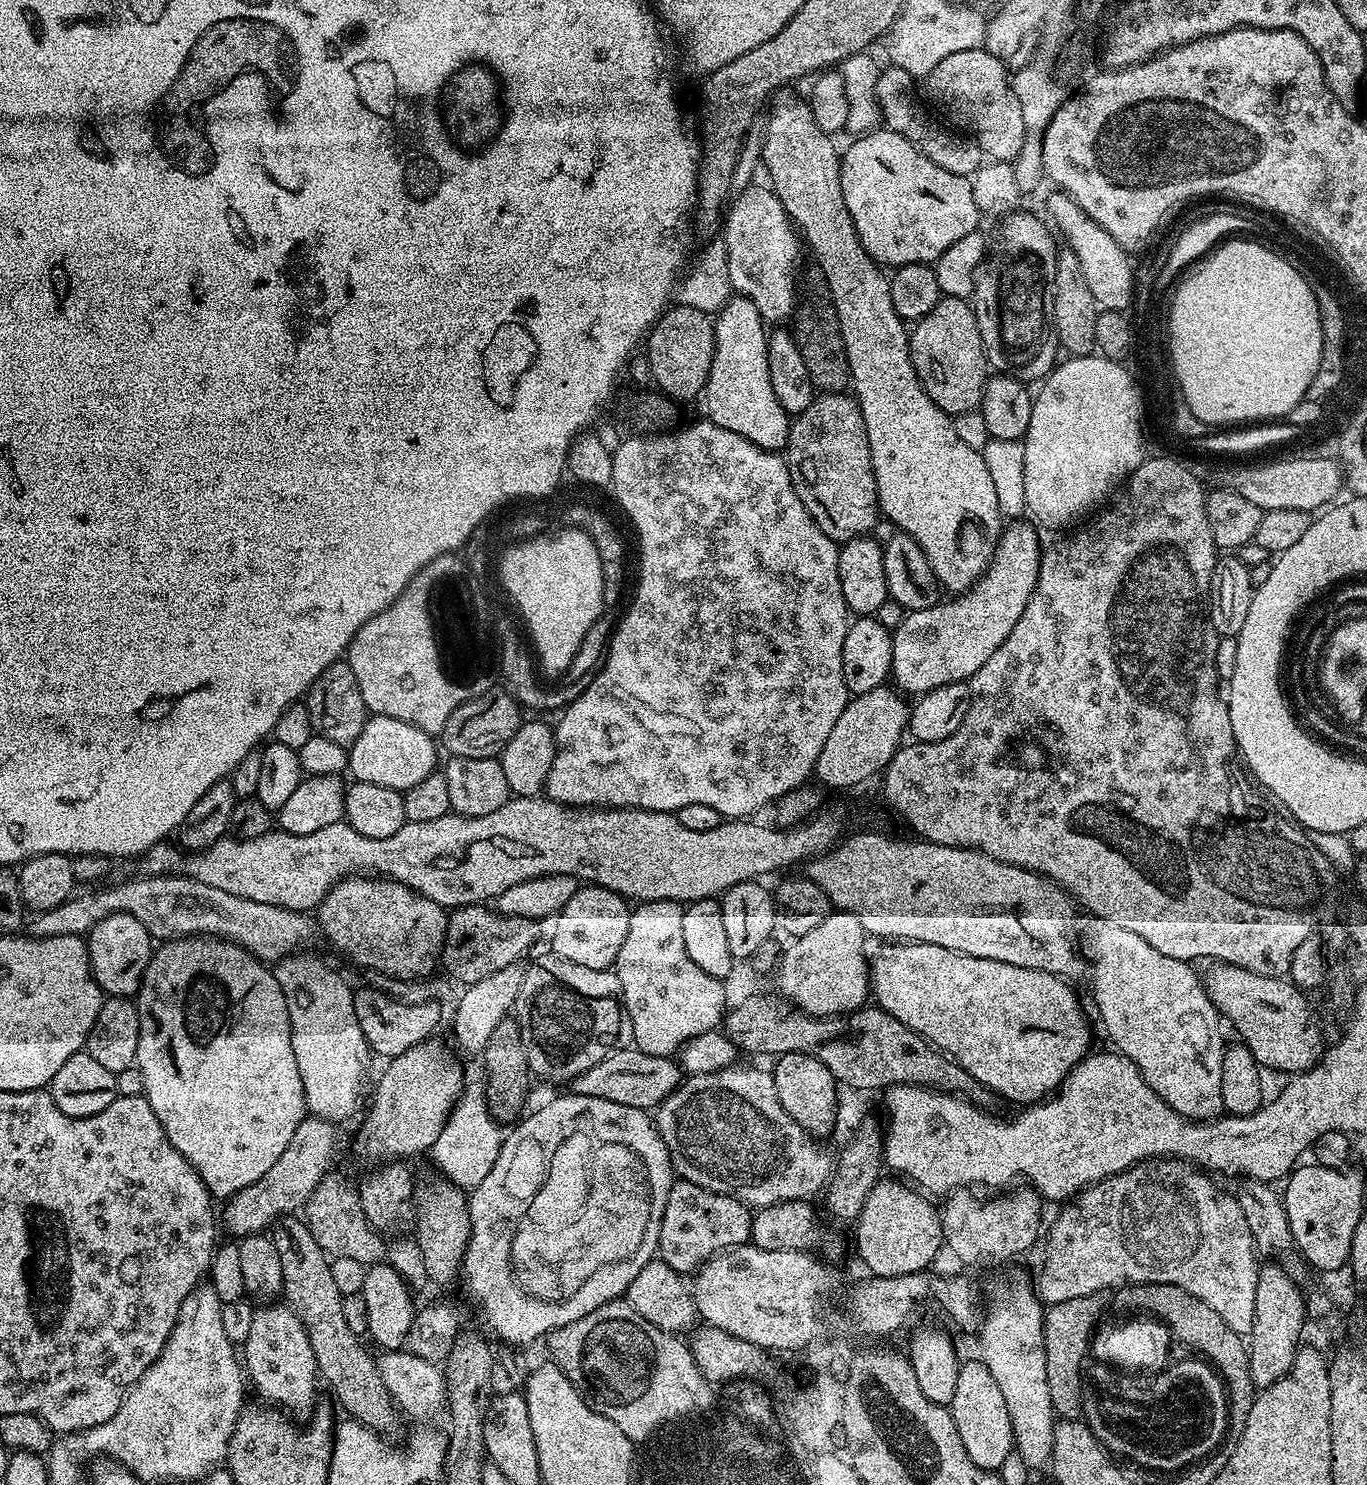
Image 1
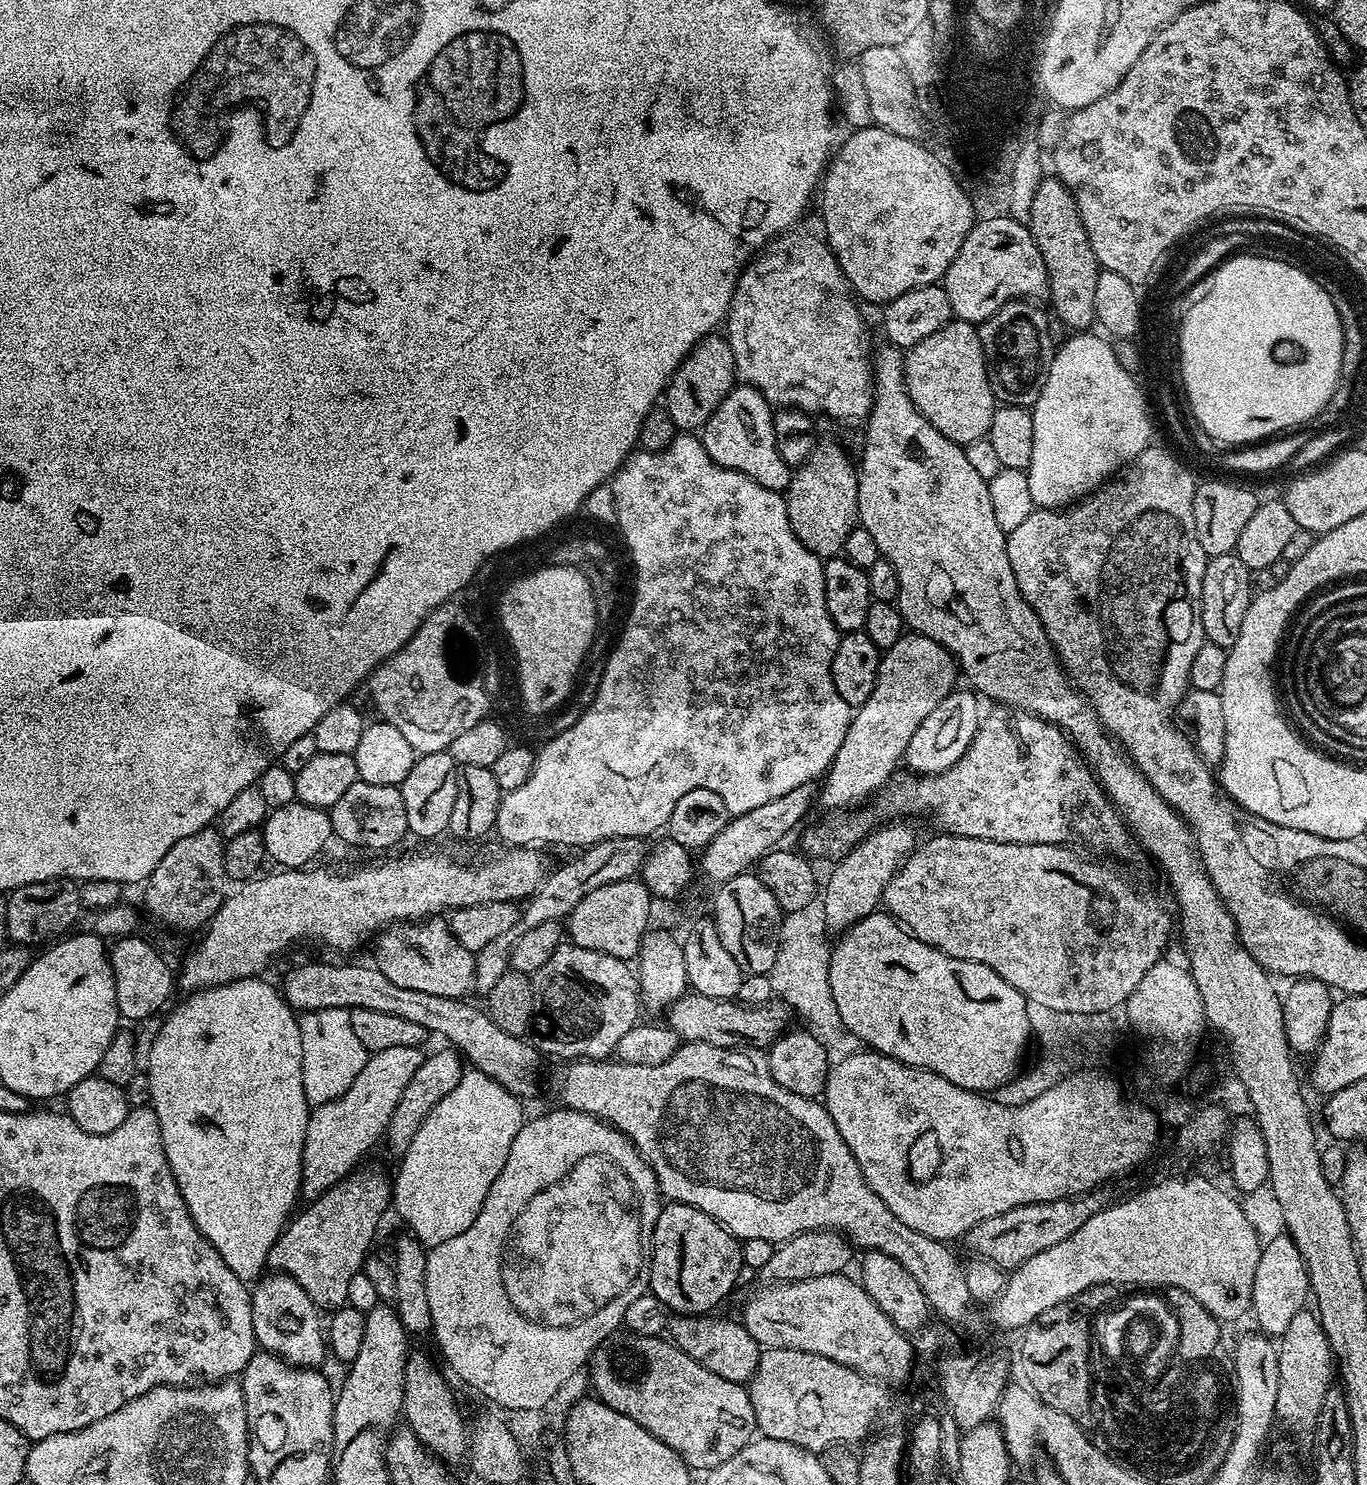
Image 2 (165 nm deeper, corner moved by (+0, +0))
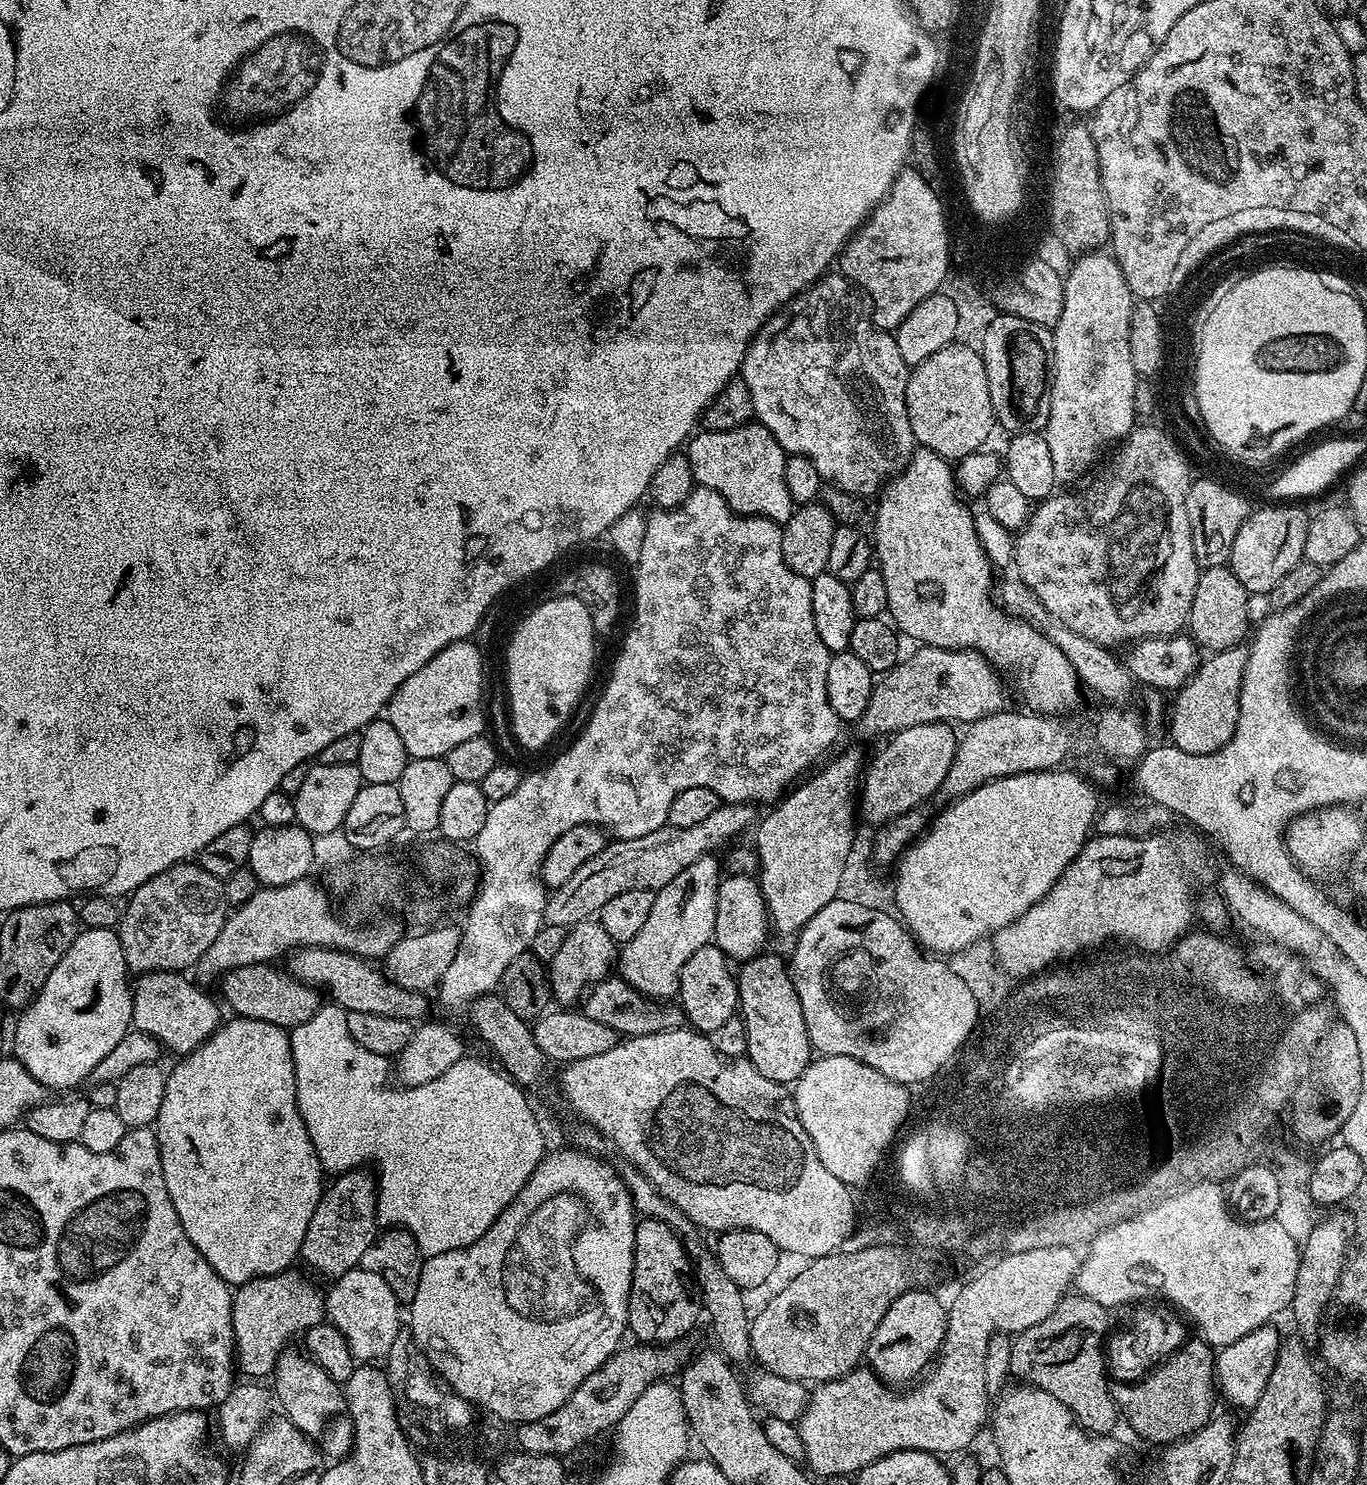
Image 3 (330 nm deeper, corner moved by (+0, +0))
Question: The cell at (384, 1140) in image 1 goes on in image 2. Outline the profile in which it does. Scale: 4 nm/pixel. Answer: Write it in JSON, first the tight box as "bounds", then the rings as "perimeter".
{"bounds":[267,1168,392,1310],"perimeter":[[[363,1168],[336,1181],[333,1188],[327,1188],[318,1199],[311,1201],[305,1212],[297,1211],[274,1246],[270,1246],[267,1267],[294,1278],[321,1310],[335,1310],[348,1304],[347,1287],[363,1269],[376,1227],[392,1204],[390,1176],[388,1180],[380,1168]]]}

